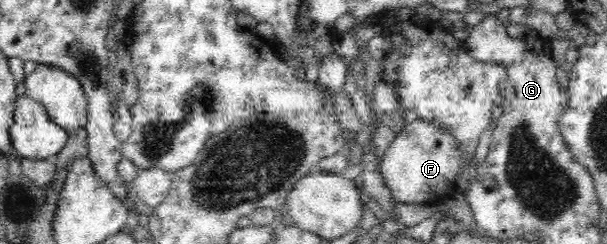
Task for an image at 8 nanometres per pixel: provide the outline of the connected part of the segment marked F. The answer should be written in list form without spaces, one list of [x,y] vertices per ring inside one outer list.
[[[410,118],[383,155],[381,174],[392,197],[400,203],[437,204],[454,189],[456,175],[466,166],[466,158],[454,136],[445,128]]]

